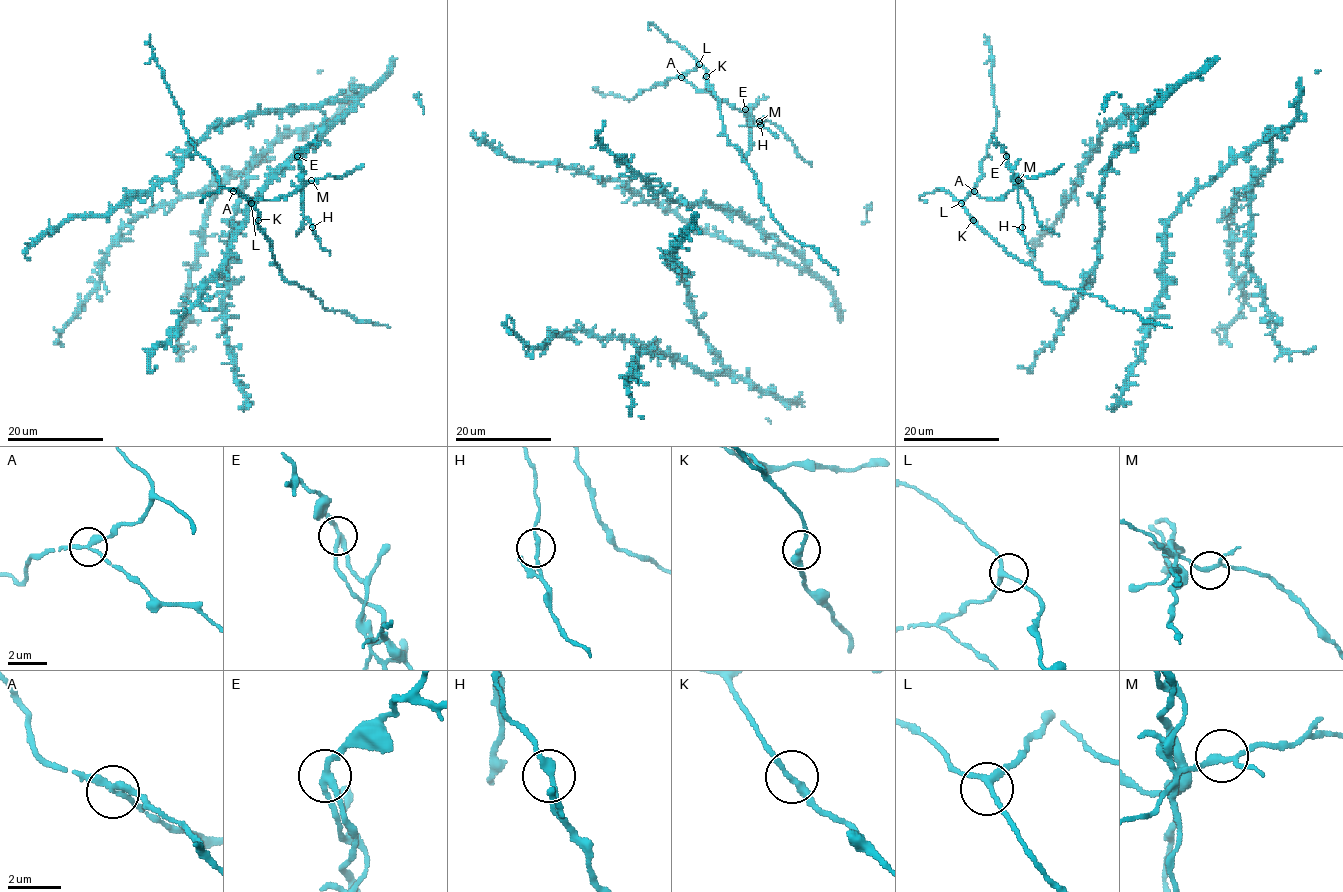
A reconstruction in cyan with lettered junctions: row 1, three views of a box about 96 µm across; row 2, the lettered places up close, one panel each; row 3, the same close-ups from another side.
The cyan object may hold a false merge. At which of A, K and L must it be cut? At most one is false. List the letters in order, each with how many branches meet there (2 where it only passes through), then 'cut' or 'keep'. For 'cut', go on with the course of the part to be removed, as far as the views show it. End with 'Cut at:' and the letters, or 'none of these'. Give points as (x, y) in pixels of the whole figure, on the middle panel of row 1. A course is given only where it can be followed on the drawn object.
A: branches 3; cut; course (681, 77), (756, 120), (774, 123), (792, 142), (794, 150), (812, 167)
K: branches 2; keep
L: branches 3; keep
Cut at: A

